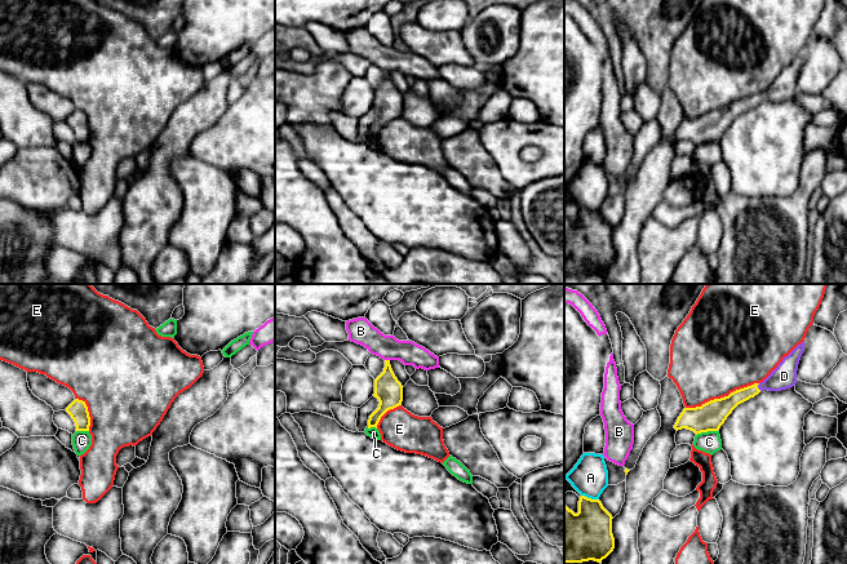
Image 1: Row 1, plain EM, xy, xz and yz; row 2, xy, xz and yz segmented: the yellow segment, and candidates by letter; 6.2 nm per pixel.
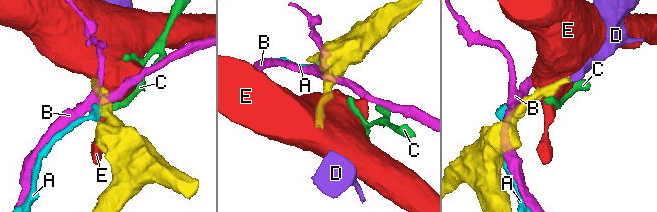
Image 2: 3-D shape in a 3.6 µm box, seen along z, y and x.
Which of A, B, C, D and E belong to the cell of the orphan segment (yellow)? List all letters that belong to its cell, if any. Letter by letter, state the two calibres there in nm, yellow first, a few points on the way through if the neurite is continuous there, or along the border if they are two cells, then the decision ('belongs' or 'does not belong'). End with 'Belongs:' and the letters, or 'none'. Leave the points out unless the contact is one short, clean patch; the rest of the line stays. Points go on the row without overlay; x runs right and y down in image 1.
A: 300 nm thick on the yellow side, 240 nm on the other; border along yz (581, 205), (598, 211); does not belong
B: 170 nm thick on the yellow side, 160 nm on the other; border along xz (385, 70), (389, 71); does not belong
C: 180 nm thick on the yellow side, 130 nm on the other; border along yz (717, 141), (696, 146); does not belong
D: 120 nm thick on the yellow side, 150 nm on the other; runs through yz (723, 118), (735, 109), (757, 98), (775, 93), (784, 87); belongs
E: 180 nm thick on the yellow side, 480 nm on the other; does not belong
Belongs: D

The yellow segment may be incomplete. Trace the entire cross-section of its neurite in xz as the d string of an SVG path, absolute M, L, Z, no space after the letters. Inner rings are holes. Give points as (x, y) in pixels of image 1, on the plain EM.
M385 71L383 83L374 90L374 108L378 110L378 119L369 126L368 139L376 138L381 128L390 120L402 116L403 97L395 88L390 71Z

